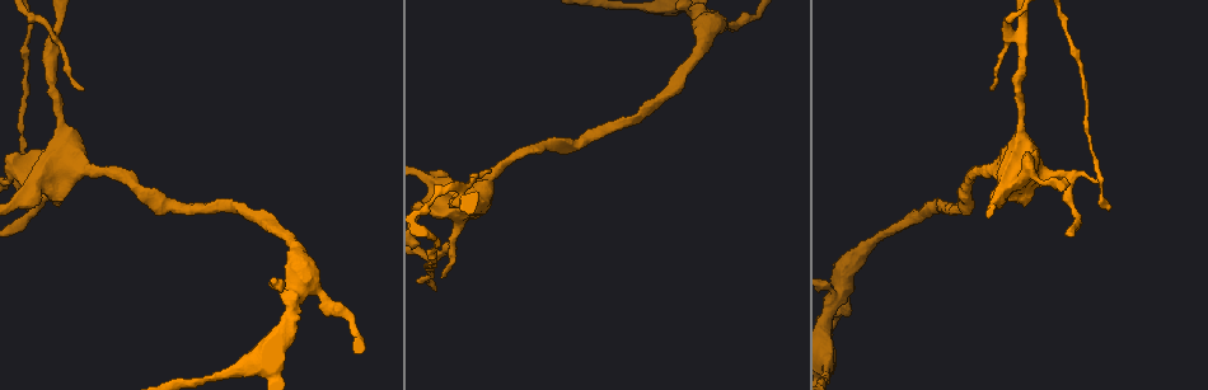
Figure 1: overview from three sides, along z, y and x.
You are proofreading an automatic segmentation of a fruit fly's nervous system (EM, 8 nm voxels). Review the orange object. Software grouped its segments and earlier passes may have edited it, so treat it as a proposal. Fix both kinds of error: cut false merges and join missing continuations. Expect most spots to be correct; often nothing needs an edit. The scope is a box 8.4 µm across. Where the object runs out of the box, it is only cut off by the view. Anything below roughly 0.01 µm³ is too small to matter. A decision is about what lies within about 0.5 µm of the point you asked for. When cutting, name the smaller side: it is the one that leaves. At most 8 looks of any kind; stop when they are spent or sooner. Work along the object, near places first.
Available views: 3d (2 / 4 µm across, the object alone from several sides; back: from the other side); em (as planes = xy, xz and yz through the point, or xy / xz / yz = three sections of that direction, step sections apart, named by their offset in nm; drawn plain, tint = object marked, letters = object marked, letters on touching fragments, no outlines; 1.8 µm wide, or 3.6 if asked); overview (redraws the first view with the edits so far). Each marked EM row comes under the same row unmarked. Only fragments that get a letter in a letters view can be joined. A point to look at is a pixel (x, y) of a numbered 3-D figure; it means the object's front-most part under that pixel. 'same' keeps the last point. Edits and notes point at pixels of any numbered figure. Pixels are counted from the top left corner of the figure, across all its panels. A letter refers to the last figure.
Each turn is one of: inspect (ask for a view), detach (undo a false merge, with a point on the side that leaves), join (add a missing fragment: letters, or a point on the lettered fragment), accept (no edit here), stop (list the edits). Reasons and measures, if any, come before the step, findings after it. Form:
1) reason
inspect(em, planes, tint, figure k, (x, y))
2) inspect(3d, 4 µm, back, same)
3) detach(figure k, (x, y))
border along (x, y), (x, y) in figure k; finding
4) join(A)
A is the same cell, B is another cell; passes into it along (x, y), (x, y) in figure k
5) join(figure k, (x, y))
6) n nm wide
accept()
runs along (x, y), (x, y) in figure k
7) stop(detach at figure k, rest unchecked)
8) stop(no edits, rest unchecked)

four or more arms meet
inspect(em, planes, tint, figure 1, (304, 283))

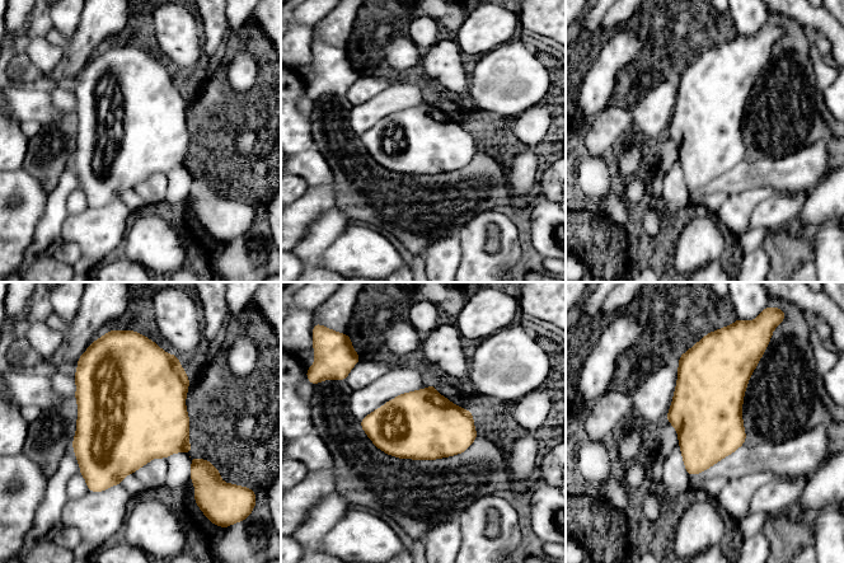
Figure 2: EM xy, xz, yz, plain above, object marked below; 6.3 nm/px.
see the neighbours
inspect(em, planes, letters, same)

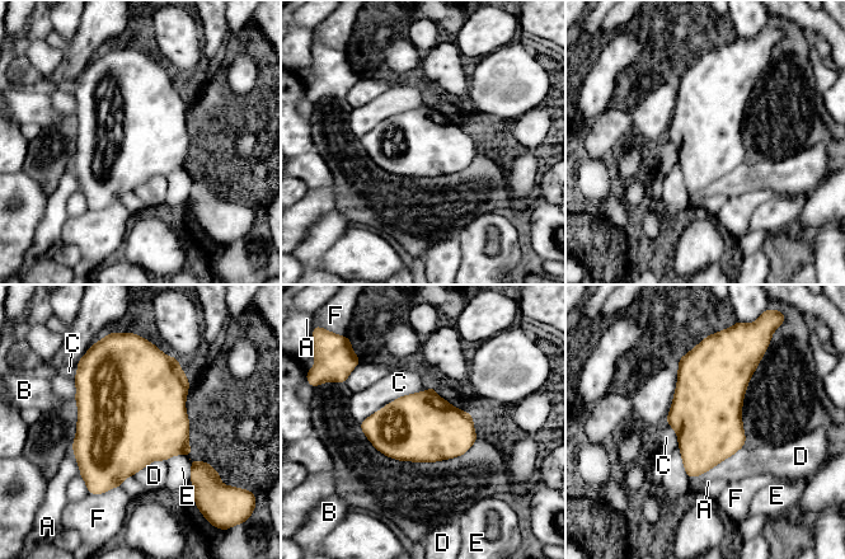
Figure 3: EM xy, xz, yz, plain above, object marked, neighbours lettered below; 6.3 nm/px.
440 nm wide
accept()
A, B, C, D, E and F are other cells; one neuron here

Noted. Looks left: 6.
sharp bend
inspect(3d, 4 µm, figure 1, (1022, 174))

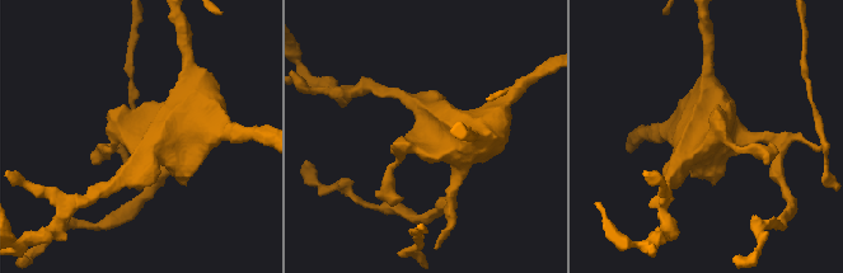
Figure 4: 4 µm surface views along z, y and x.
now the EM
inspect(em, 3.6 µm, planes, letters, figure 4, (160, 134))

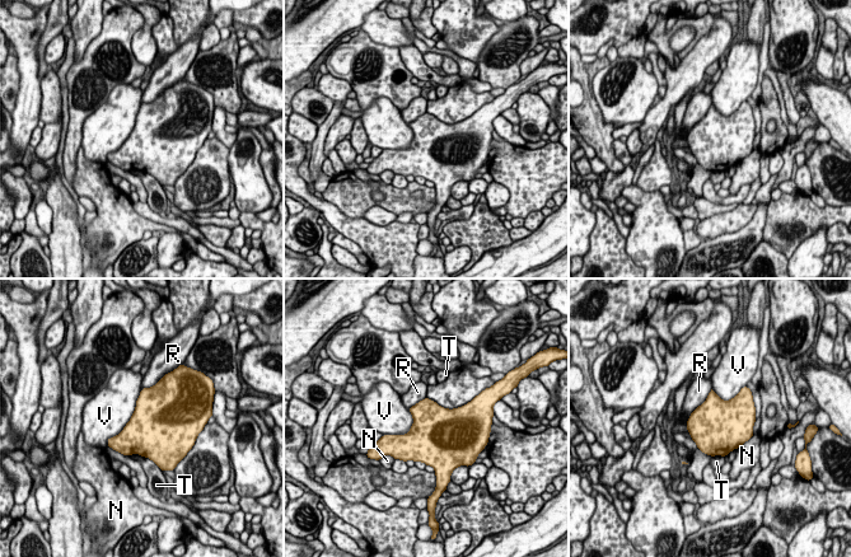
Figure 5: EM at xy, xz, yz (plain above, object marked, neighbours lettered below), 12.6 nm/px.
V touches over 850 nm
accept()
N, R, T and V are other cells; border along (141, 388), (130, 420), (106, 443) in figure 5; continuous, no second neuron

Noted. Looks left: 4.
abrupt turn
inspect(3d, 2 µm, figure 1, (459, 197))

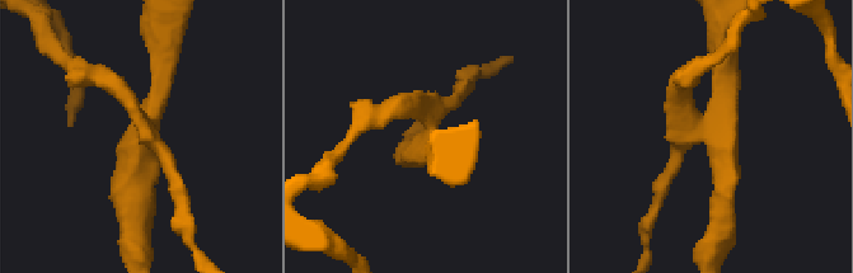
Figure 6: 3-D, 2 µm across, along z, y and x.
now the EM
inspect(em, yz, step 4, tint, figure 6, (428, 139))

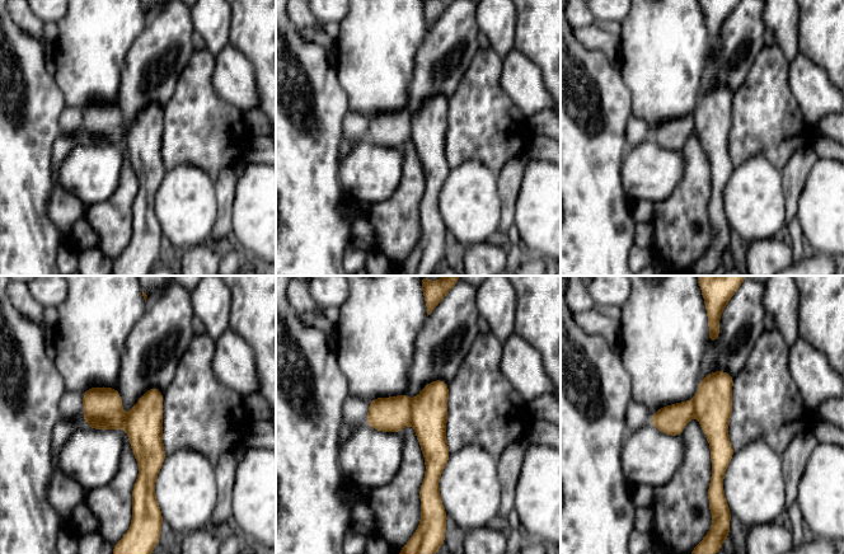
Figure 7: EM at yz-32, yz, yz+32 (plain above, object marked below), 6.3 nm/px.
another direction
inspect(em, planes, letters, same)

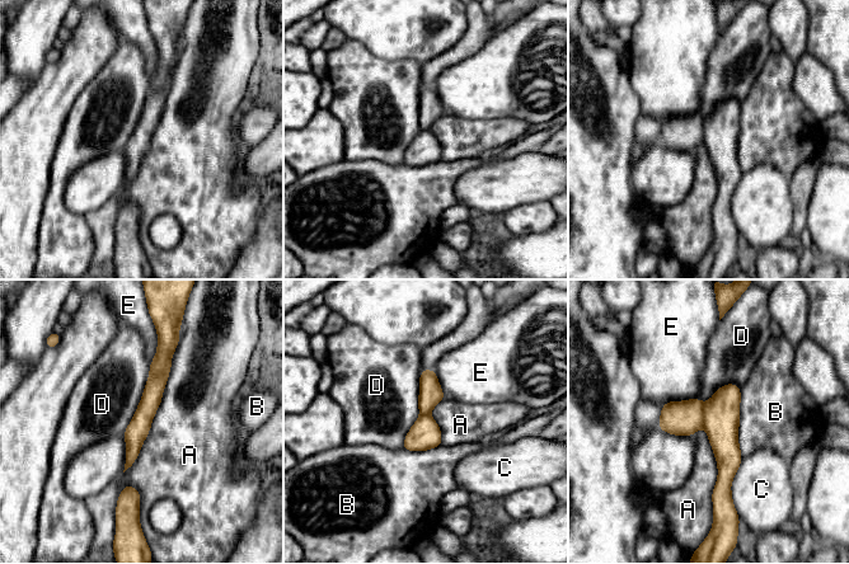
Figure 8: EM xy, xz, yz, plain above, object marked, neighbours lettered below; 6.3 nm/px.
detach(figure 8, (681, 418))
A, B, C, D and E are other cells; border along (702, 404), (703, 426) in figure 8; two neurons meet here

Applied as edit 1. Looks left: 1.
stop(detach at figure 8, rest unchecked)

